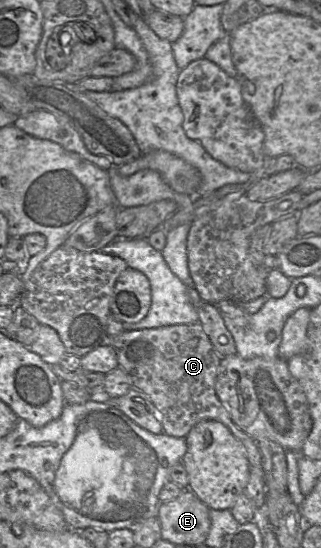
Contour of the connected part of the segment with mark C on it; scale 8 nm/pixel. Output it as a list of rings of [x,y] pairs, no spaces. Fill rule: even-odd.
[[[200,322],[124,330],[109,339],[117,353],[118,367],[130,378],[132,388],[144,392],[157,409],[163,432],[185,438],[194,425],[203,420],[223,423],[245,449],[250,468],[262,468],[257,441],[242,431],[219,400],[215,382],[221,356],[216,352]]]

